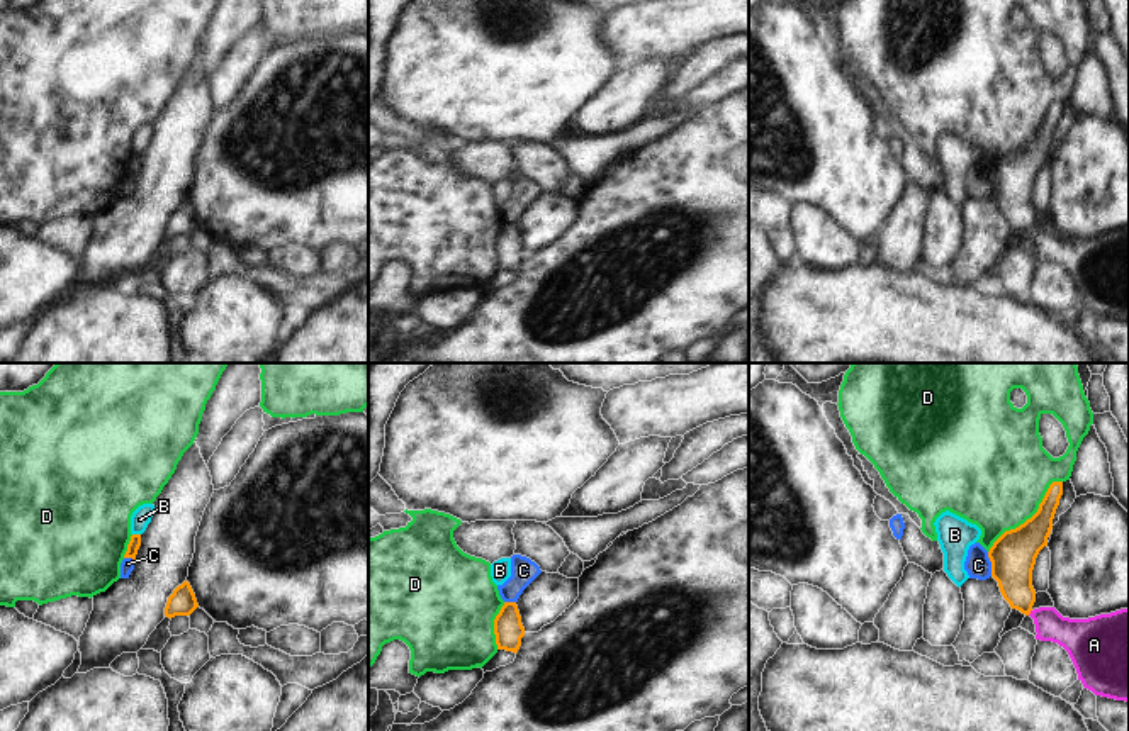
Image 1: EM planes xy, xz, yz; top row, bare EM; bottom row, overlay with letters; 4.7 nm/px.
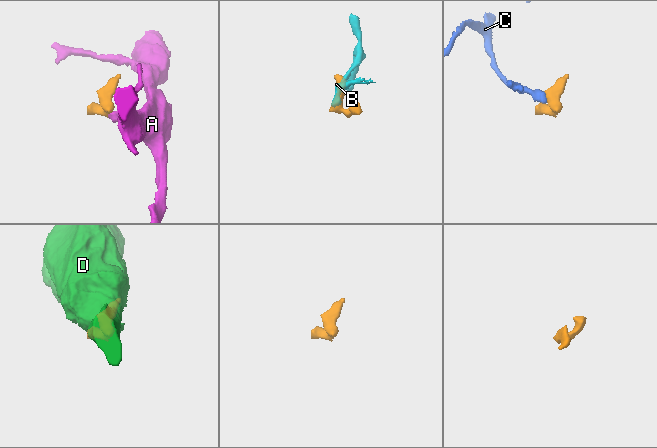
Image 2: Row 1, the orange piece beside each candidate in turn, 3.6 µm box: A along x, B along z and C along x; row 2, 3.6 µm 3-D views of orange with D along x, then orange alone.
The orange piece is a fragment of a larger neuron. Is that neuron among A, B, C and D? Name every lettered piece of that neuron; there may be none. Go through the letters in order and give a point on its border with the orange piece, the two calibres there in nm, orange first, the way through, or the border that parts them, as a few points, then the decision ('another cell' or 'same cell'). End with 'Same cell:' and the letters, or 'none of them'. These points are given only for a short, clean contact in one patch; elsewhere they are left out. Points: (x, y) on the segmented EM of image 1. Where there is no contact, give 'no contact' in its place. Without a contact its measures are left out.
A: yz (1029, 613) | 200/160 nm | across yz (1012, 563), (1016, 587), (1029, 613), (1075, 635) | same cell
B: xy (136, 535) | 60/90 nm | along xy (133, 533), (140, 535) | another cell
C: yz (992, 563) | 220/120 nm | along yz (987, 552), (992, 562), (992, 575) | another cell
D: yz (1031, 518) | 220/480 nm | another cell
Same cell: A

